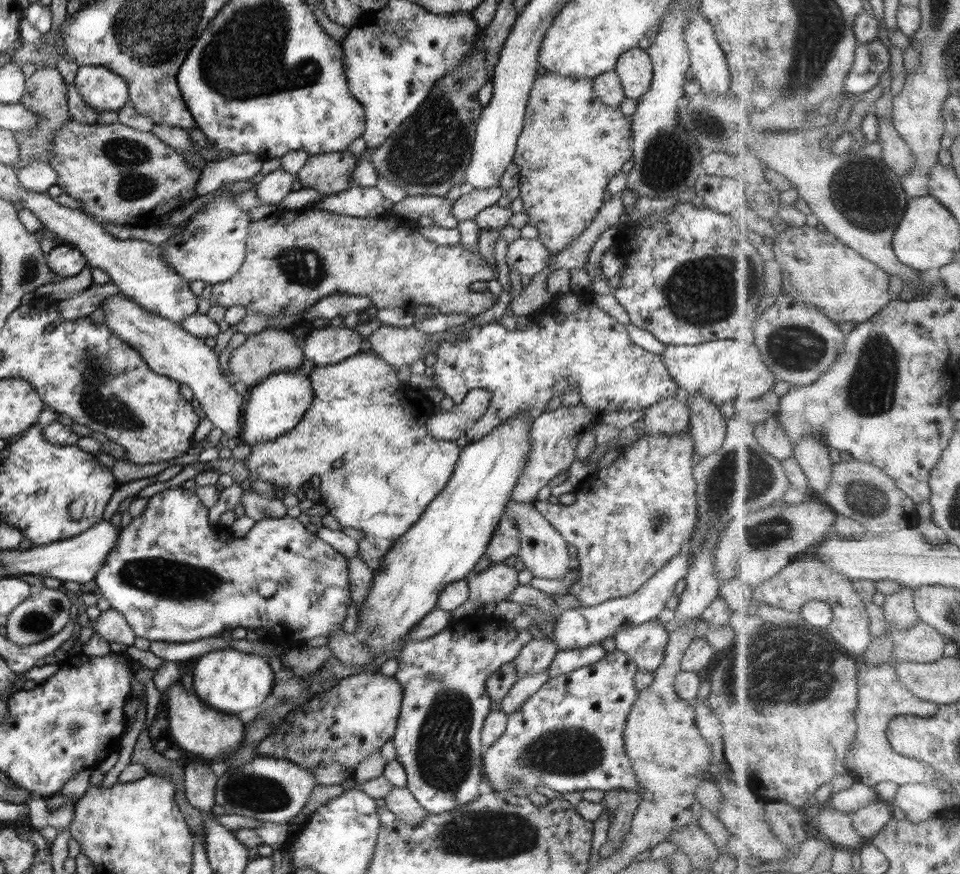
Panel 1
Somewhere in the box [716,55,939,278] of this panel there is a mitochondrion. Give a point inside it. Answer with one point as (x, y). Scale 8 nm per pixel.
(861, 196)

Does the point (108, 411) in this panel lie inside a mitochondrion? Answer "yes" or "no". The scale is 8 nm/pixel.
yes

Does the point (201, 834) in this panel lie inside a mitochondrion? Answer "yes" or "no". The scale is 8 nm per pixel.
no

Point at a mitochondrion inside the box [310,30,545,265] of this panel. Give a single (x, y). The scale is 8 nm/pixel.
(426, 154)

